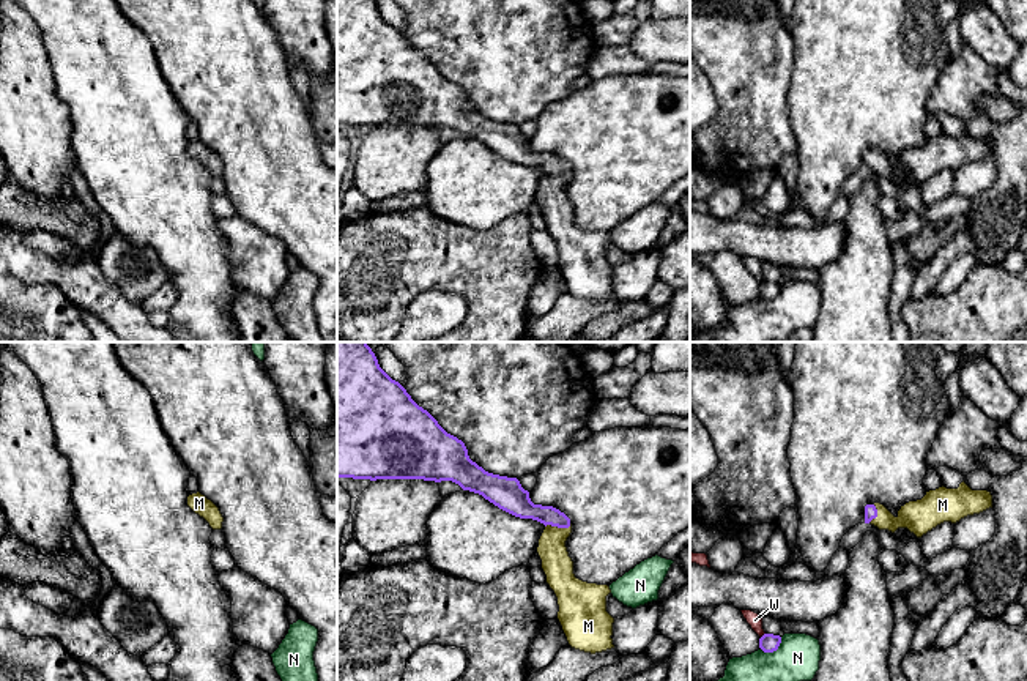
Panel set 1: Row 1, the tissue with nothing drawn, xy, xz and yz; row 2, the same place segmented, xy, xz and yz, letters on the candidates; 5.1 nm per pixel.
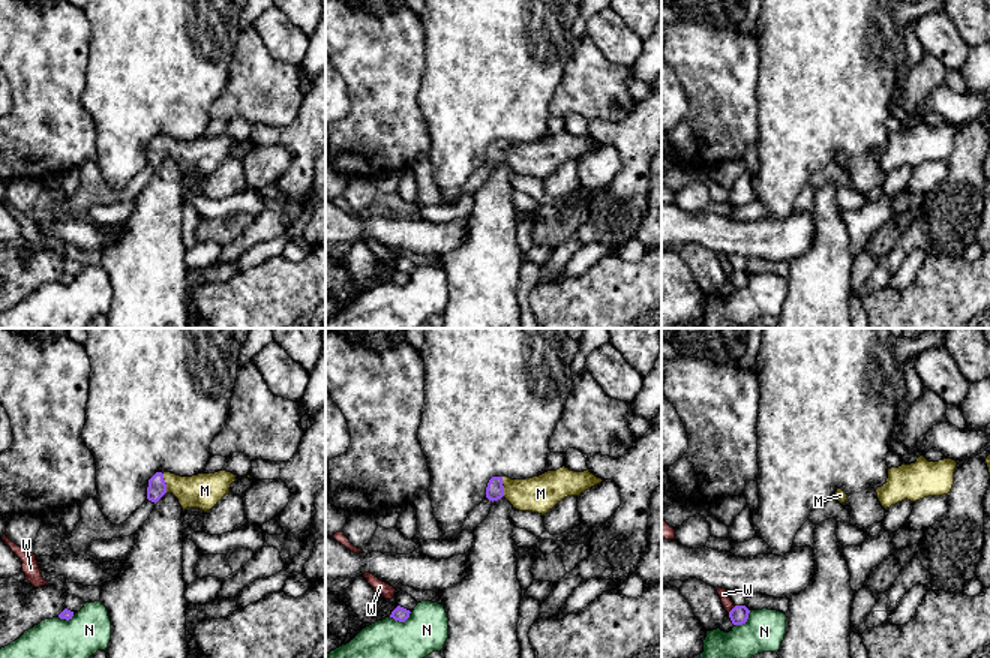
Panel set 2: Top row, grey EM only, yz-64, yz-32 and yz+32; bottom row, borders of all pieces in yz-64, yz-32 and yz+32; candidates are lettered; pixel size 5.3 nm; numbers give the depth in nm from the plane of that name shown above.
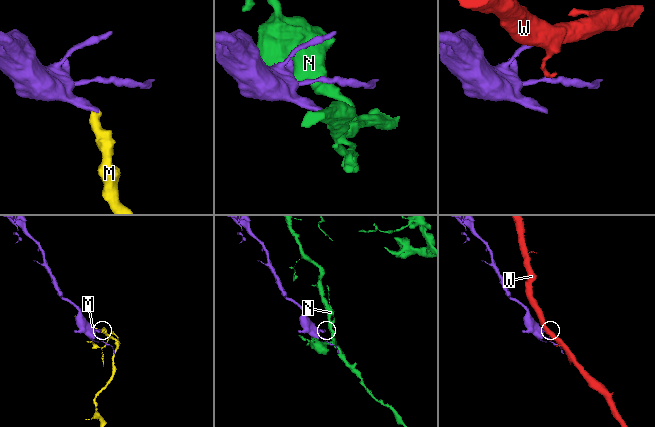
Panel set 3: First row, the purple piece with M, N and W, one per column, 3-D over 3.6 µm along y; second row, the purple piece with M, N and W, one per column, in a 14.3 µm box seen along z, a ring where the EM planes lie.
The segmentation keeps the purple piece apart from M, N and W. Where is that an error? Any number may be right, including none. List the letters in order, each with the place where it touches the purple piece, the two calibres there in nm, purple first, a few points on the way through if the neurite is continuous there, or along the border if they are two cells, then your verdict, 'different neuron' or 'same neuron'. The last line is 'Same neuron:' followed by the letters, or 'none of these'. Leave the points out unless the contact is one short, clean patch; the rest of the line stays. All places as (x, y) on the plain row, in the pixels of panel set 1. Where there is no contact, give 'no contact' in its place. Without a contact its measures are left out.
M: meets purple in xz at (558, 174); 140 nm thick on the purple side, 160 nm on the other; runs through xz (517, 148), (558, 174), (558, 213); same neuron
N: meets purple in yz at (774, 297); 90 nm thick on the purple side, 360 nm on the other; different neuron
W: meets purple in yz at (763, 282); 90 nm thick on the purple side, 70 nm on the other; different neuron
Same neuron: M

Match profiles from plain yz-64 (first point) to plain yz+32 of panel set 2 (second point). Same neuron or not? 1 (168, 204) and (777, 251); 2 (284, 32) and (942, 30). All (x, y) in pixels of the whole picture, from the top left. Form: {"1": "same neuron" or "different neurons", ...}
{"1": "different neurons", "2": "same neuron"}

